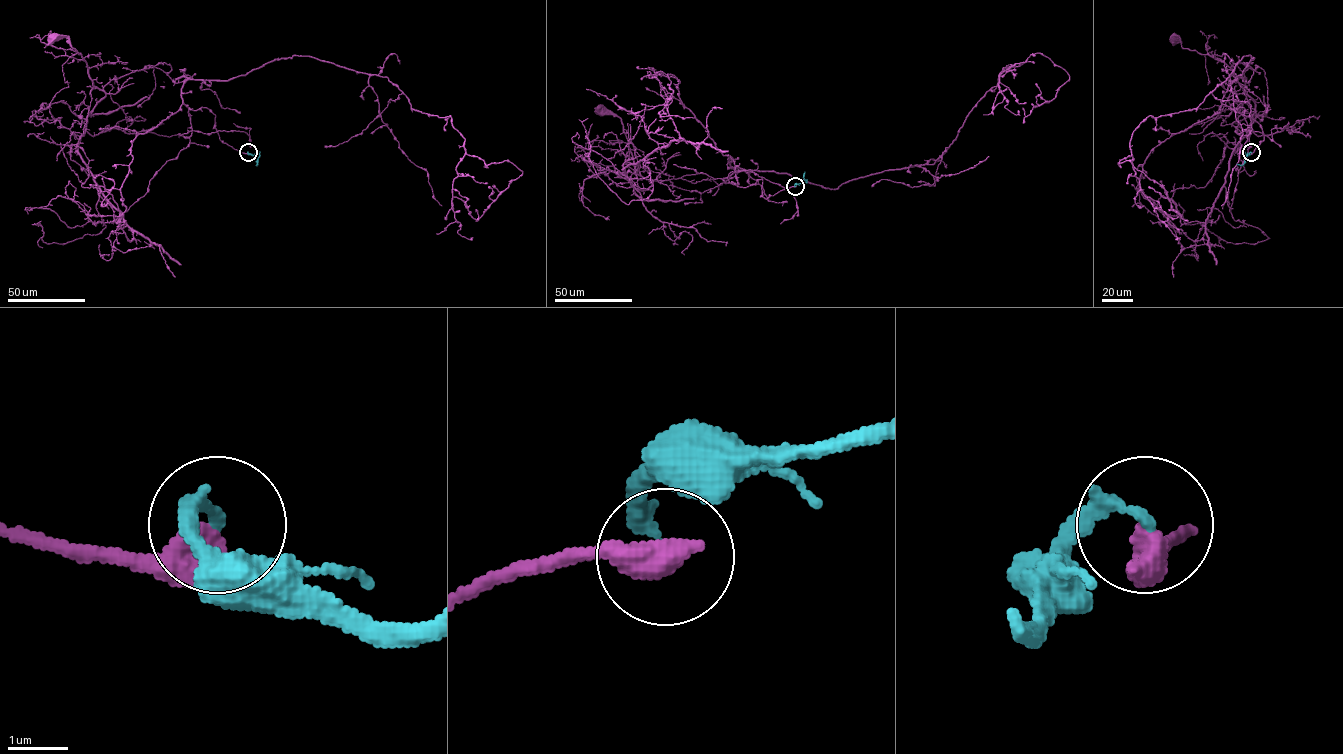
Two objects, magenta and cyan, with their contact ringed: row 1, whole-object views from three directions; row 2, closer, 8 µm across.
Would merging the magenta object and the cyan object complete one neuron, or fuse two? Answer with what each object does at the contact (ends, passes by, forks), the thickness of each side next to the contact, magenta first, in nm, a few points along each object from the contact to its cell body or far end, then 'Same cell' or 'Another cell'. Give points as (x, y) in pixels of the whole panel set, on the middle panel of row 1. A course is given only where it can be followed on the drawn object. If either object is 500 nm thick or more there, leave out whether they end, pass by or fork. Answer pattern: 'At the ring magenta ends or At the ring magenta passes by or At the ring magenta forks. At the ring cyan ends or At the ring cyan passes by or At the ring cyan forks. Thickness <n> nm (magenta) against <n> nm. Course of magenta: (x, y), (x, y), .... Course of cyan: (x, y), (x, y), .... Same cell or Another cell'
Thickness 650 nm (magenta) against 220 nm. Course of magenta: (795, 186), (762, 196), (667, 74), (680, 138), (625, 168), (639, 189), (652, 181), (599, 108). Course of cyan: (795, 186), (806, 182), (805, 172). Another cell

